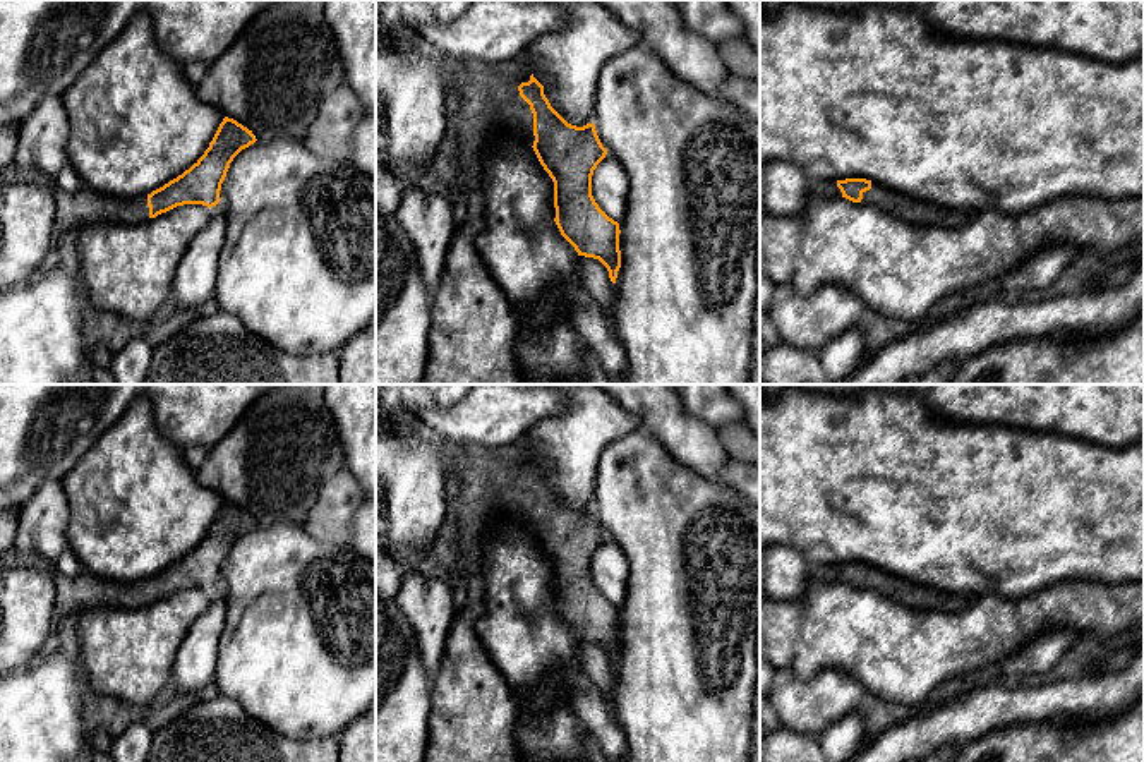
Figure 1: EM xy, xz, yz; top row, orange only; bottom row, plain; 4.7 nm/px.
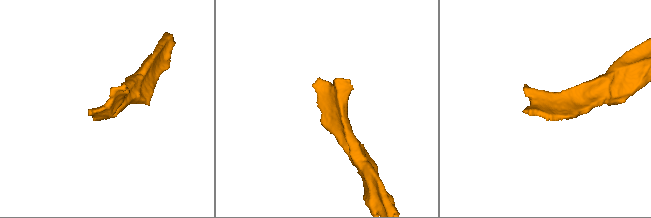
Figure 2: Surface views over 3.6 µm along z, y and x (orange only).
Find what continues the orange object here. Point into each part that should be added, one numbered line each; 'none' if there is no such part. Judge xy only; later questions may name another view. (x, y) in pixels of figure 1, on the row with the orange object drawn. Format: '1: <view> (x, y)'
1: xy (84, 206)

